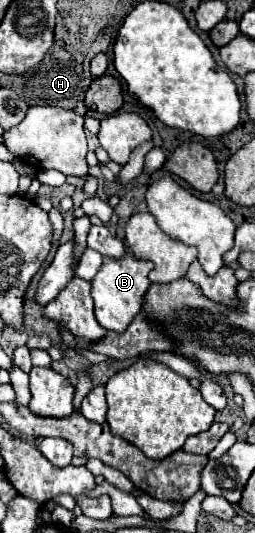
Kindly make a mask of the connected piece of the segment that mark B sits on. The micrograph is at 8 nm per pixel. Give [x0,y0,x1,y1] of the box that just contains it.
[92,251,152,333]

